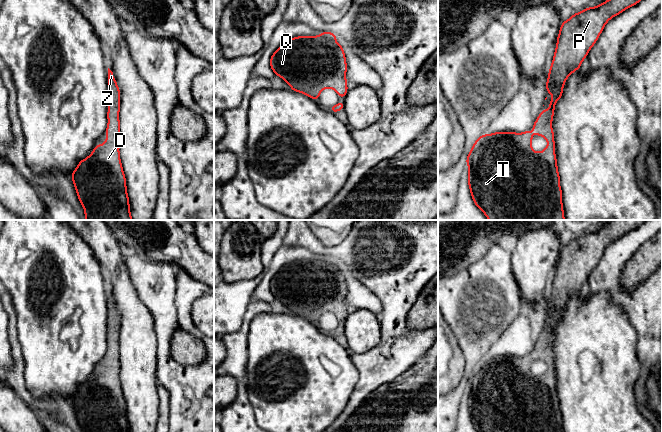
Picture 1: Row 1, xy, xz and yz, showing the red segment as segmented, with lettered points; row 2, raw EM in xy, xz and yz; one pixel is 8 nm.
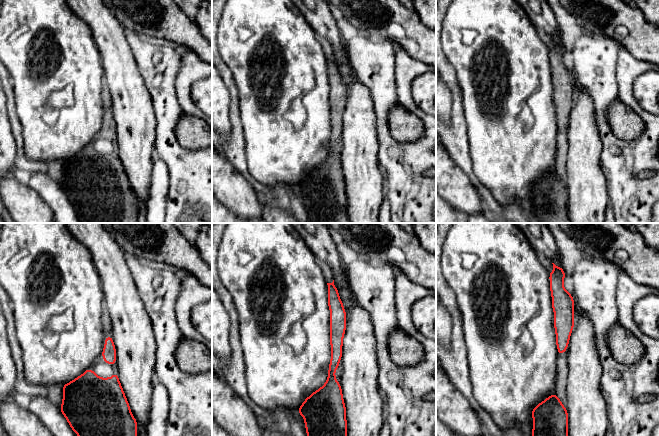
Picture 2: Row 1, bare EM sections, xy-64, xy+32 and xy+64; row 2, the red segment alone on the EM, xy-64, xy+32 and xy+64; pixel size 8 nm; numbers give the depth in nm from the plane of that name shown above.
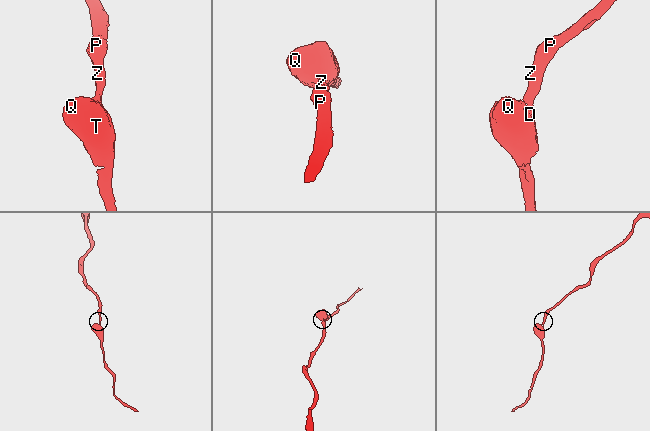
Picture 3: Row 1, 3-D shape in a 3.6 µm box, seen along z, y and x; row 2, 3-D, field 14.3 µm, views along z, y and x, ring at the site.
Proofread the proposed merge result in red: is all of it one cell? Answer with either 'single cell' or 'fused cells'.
single cell

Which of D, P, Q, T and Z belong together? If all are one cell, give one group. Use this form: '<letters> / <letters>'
D P Q T Z

